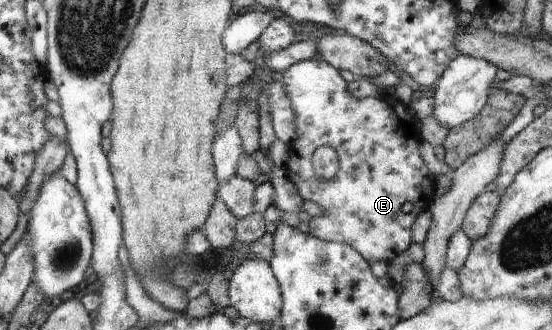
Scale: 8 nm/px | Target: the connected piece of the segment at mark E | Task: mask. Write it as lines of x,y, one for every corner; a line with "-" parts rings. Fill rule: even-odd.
320,58
298,61
280,77
295,114
297,130
297,137
287,145
289,159
285,172
303,200
318,203
325,212
310,219
308,234
323,241
350,245
369,263
389,264
413,243
411,226
420,212
430,209
435,197
434,176
420,154
420,145
424,142
421,119
412,107
400,101
390,104
377,97
353,97
338,69
-
322,145
334,148
339,158
338,170
329,179
317,179
311,163
313,152

